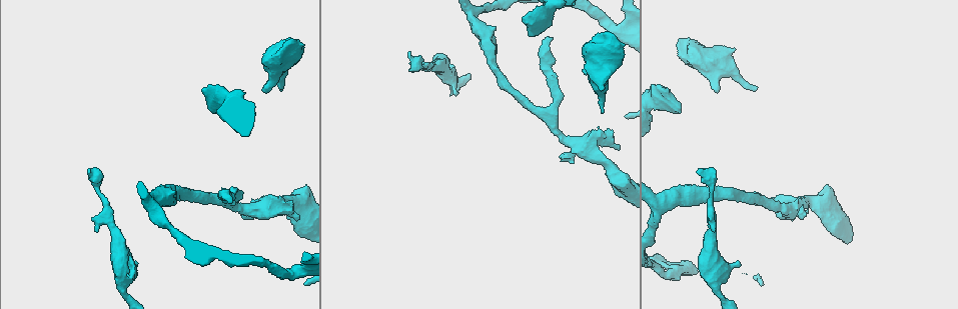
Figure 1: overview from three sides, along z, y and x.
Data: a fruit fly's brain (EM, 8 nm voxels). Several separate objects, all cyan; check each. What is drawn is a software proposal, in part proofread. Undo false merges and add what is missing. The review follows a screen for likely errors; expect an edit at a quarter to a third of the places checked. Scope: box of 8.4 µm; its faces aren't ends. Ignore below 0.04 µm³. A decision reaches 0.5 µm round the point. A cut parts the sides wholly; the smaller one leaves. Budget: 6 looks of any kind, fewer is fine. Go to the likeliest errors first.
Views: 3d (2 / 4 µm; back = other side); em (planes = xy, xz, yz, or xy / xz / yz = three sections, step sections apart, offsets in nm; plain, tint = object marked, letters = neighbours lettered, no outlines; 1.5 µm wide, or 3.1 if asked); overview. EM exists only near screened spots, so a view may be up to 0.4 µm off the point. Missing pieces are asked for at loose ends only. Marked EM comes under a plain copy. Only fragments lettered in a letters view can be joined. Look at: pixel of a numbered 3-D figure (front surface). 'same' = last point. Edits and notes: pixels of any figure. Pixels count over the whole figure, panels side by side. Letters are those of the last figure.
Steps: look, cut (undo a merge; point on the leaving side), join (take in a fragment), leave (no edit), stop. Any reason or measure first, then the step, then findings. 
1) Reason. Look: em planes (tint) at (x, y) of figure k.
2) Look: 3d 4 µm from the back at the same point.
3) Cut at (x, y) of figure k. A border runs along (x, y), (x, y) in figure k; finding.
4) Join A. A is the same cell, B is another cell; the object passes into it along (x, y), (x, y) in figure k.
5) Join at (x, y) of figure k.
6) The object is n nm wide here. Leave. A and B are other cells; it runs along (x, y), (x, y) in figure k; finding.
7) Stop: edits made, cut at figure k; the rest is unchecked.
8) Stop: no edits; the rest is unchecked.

An open end. Look: 3d 4 µm at (524, 19) of figure 1.

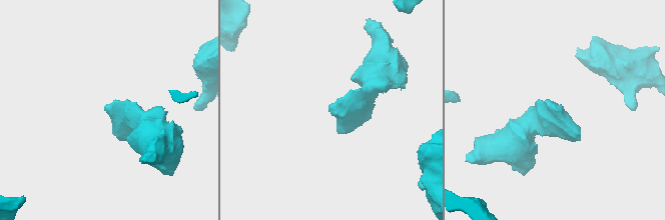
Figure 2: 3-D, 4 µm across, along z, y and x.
Need the tissue. Look: em yz step 4 (letters) at (328, 108) of figure 2.

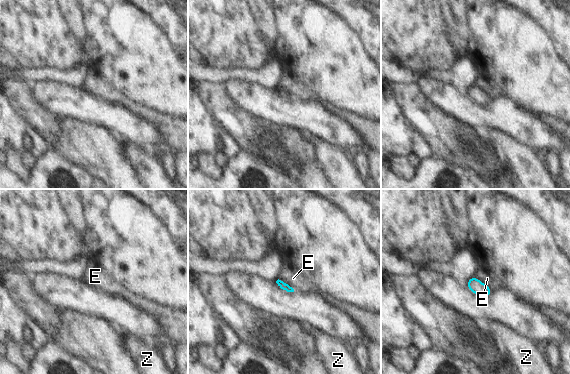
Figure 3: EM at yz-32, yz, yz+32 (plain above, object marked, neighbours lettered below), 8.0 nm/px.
Leave. E and Z are other cells; a border runs along (475, 276), (492, 291) in figure 3; none of them fits.

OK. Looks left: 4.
An open end. Look: em xy step 8 (letters) at (618, 150) of figure 1.

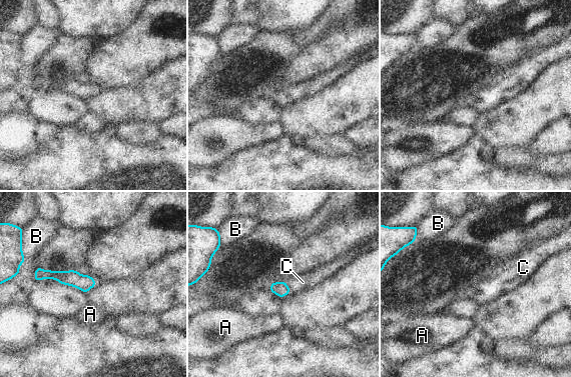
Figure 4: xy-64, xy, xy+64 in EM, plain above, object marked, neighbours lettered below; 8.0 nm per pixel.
Cut it another way. Look: em planes (letters) at the same point.

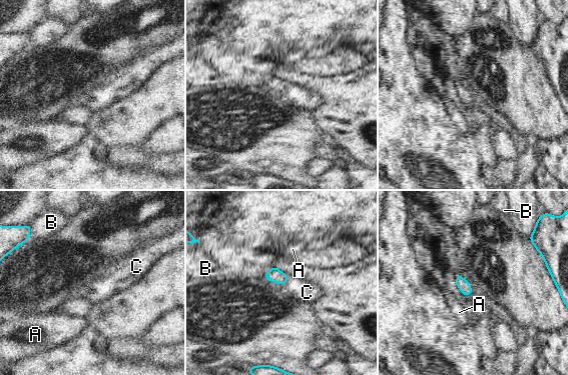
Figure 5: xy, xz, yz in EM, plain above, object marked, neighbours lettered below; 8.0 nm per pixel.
Join C. C is the same cell, A and B are other cells; the object passes into it along (274, 274), (287, 280), (301, 289) in figure 5; the neuron continues.

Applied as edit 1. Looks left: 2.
Stop: edits made, join at figure 5; the rest is unchecked.

